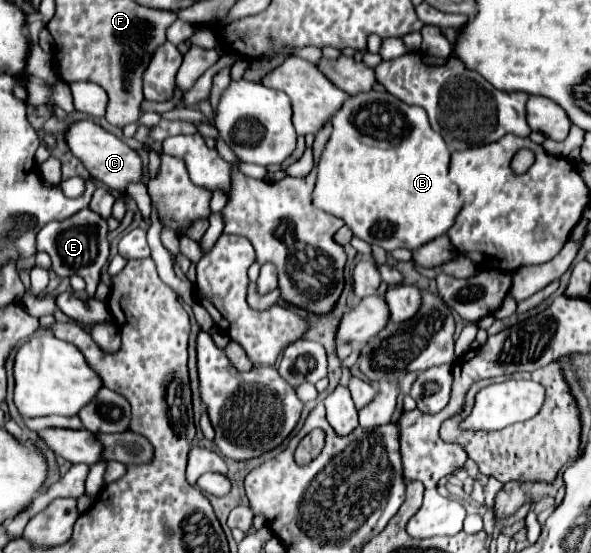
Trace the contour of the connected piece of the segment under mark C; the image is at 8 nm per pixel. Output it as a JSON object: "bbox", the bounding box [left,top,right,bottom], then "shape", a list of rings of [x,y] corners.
{"bbox":[66,119,142,193],"shape":[[[86,119],[86,121],[74,123],[70,127],[68,135],[66,135],[66,141],[68,141],[72,153],[84,163],[84,167],[88,169],[88,173],[94,179],[102,181],[112,191],[126,193],[126,189],[128,189],[130,183],[142,183],[142,157],[138,155],[138,151],[132,149],[130,145],[126,145],[114,133],[104,131],[94,121]]]}

